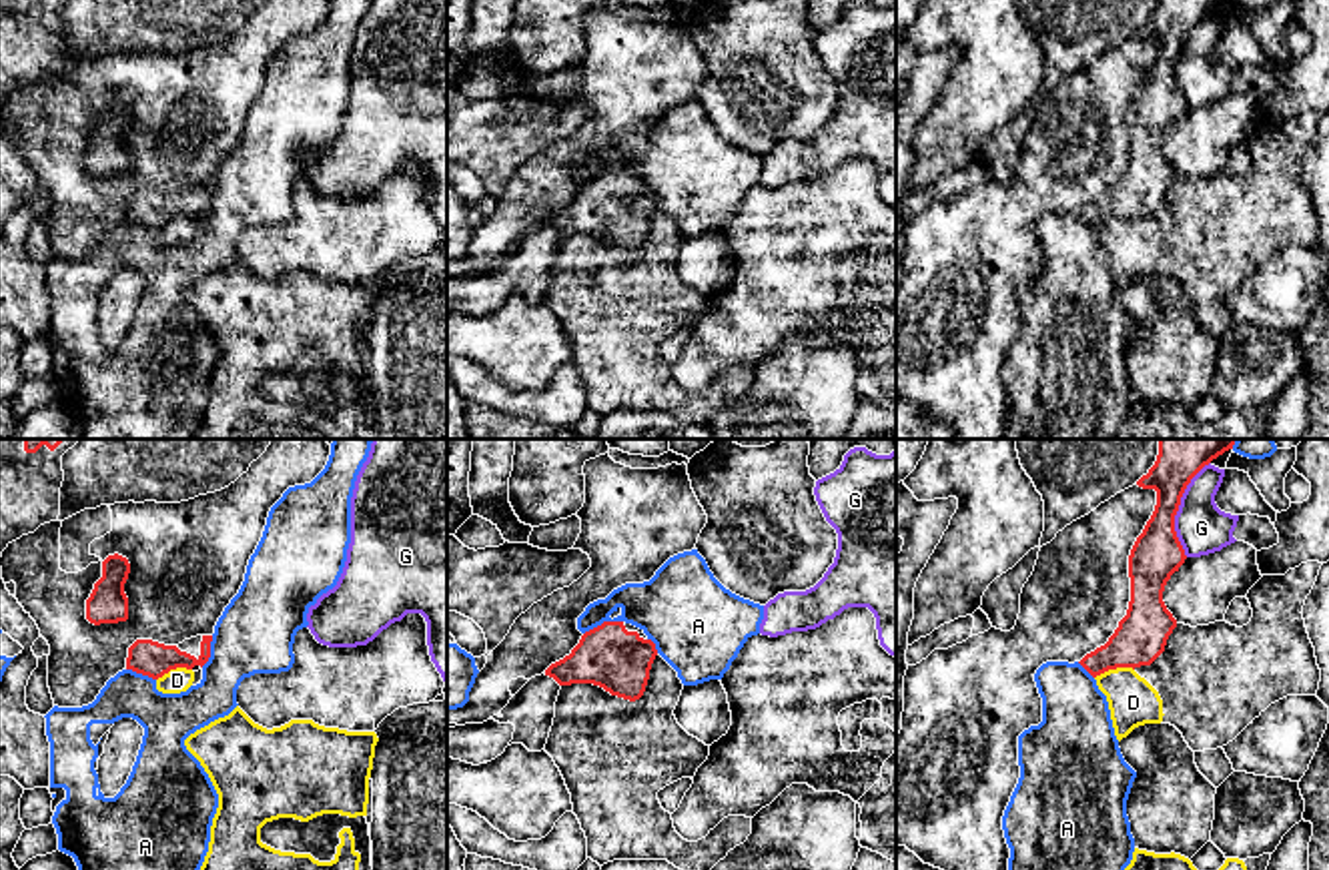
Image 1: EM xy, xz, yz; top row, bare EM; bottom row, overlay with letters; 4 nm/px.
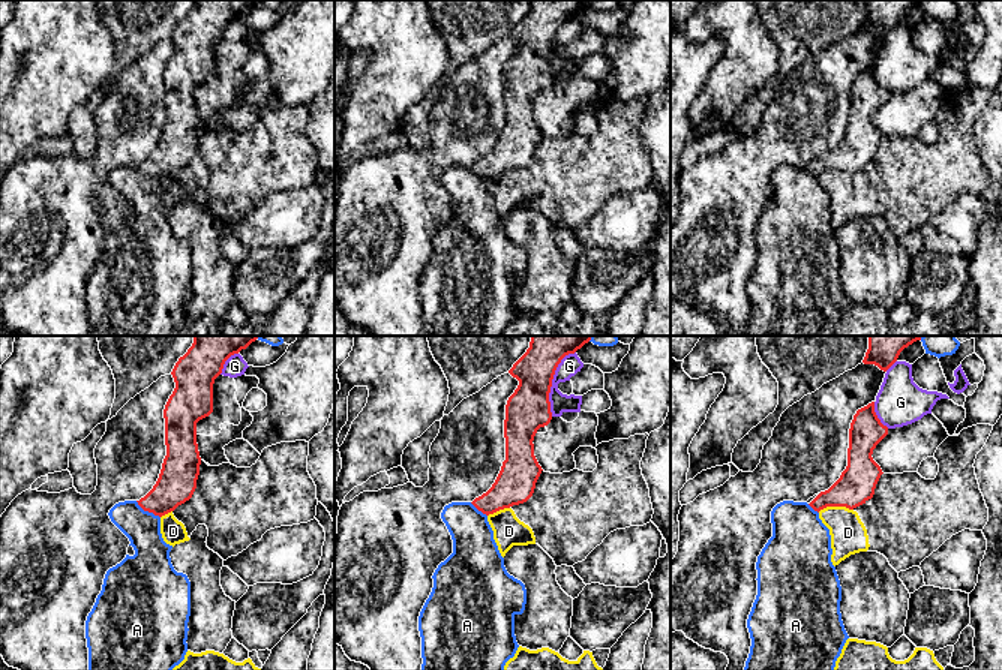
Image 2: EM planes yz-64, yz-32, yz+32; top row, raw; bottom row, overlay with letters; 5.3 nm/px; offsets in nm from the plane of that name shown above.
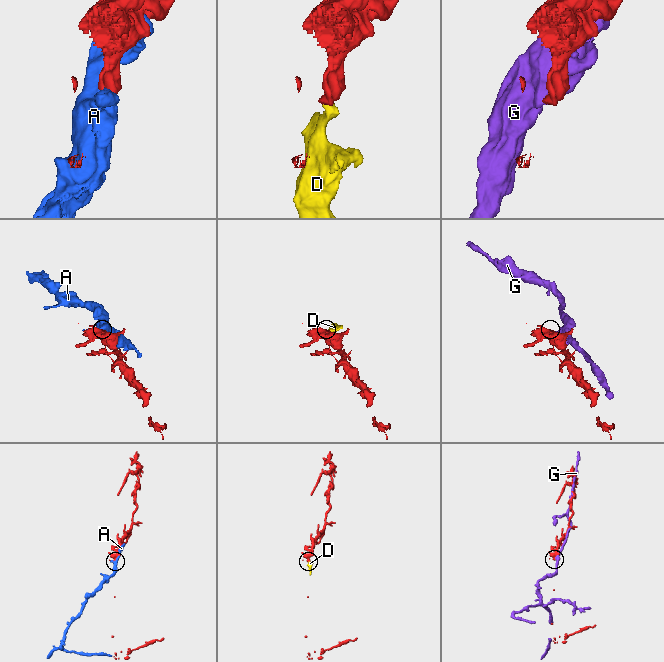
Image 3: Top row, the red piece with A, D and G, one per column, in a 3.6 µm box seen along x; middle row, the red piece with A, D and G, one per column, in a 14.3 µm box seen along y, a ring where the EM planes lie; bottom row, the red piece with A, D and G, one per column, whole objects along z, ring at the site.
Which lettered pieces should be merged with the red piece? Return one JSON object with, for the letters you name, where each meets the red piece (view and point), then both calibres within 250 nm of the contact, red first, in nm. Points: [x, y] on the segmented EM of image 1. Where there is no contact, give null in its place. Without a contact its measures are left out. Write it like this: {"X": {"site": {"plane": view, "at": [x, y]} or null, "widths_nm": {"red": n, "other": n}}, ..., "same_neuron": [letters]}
{"same_neuron": []}

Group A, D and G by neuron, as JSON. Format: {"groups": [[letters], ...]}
{"groups": [["A"], ["D"], ["G"]]}

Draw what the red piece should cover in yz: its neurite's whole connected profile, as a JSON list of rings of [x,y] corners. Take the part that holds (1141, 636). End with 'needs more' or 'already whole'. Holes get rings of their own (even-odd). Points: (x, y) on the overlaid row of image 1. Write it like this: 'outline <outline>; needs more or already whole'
outline [[[1159,439],[1155,465],[1137,485],[1157,491],[1157,505],[1129,555],[1131,601],[1109,641],[1078,664],[1092,676],[1117,668],[1151,666],[1167,645],[1177,619],[1163,601],[1167,581],[1187,555],[1175,515],[1191,479],[1237,439]]]; already whole

